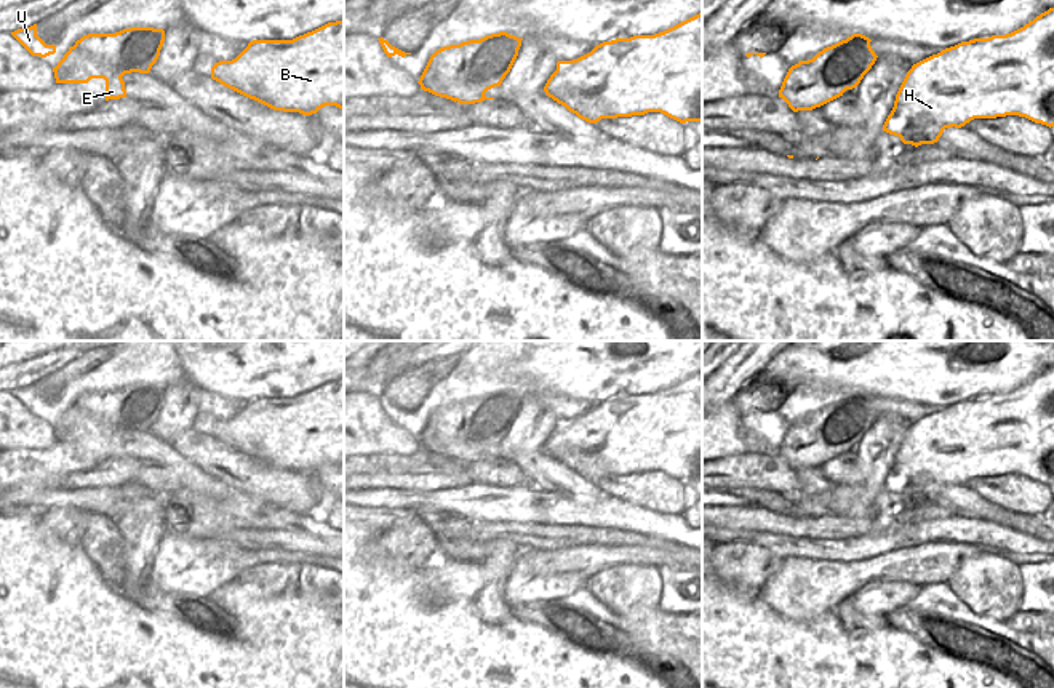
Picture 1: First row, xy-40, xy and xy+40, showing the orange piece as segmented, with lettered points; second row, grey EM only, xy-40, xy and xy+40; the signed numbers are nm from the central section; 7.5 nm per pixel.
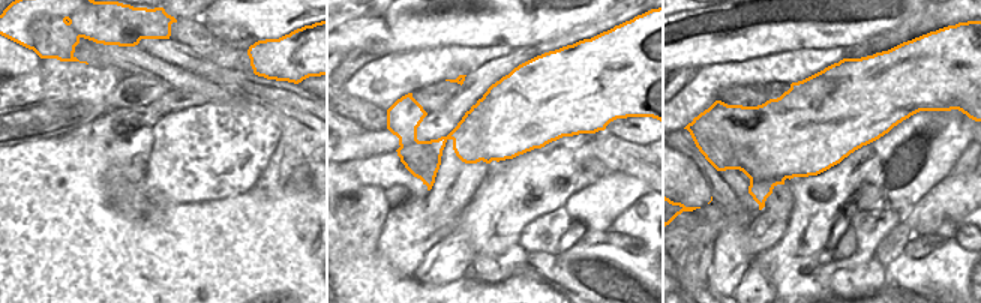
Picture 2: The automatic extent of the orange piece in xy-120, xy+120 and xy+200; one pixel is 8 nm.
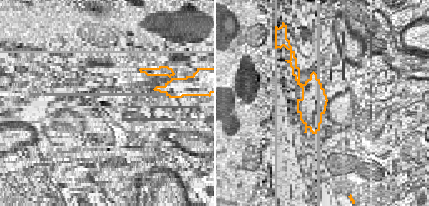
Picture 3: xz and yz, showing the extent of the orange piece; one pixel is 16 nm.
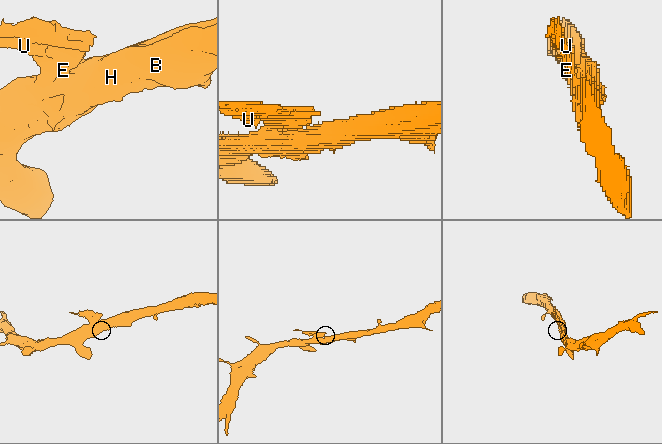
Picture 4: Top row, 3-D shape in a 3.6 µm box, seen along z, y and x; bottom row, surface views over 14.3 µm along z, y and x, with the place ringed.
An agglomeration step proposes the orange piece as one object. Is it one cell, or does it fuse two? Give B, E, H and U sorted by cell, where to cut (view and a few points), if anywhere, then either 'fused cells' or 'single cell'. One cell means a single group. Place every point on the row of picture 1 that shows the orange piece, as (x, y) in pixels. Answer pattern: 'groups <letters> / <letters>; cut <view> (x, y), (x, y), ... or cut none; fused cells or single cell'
groups B H / E U; cut xy+40 (782, 84), (790, 88), (811, 90), (818, 106); fused cells

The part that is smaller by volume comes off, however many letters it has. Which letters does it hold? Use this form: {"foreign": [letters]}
{"foreign": ["E", "U"]}

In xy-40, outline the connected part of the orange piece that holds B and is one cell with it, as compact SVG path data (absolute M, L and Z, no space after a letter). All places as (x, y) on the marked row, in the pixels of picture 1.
M344 21L293 40L253 40L235 59L216 62L211 78L273 110L312 115L325 106L344 109Z

